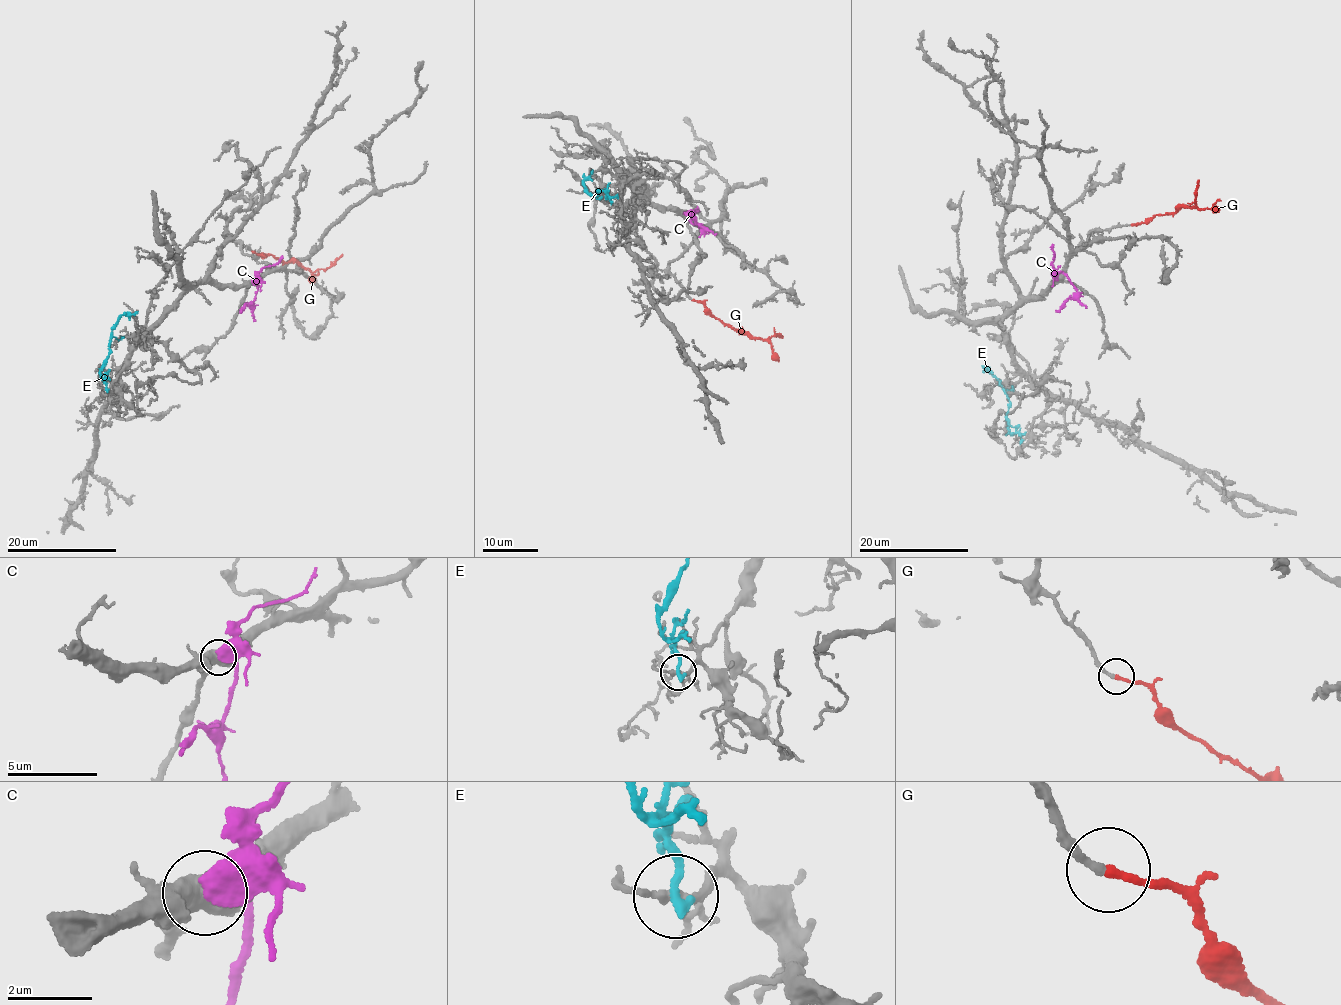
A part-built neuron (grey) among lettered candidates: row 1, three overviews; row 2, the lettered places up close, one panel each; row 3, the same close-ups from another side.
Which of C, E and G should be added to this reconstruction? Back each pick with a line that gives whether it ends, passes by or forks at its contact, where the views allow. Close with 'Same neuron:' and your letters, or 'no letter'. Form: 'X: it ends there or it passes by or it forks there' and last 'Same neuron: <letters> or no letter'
E: it ends there
G: it ends there
Same neuron: E, G

